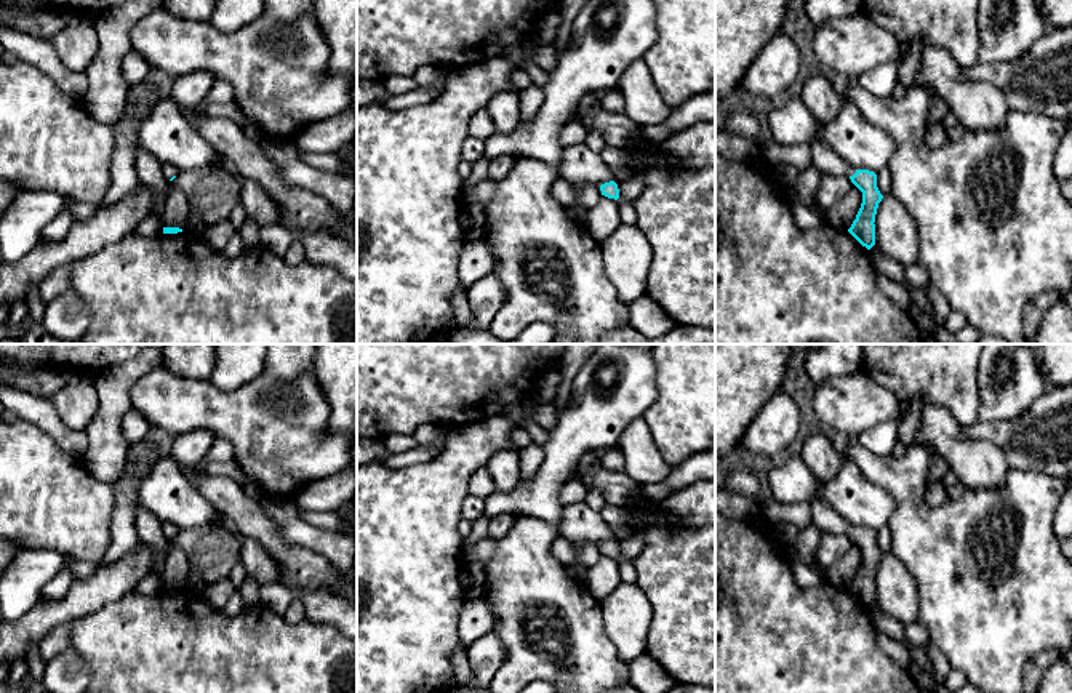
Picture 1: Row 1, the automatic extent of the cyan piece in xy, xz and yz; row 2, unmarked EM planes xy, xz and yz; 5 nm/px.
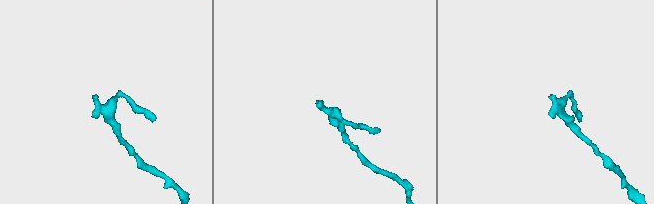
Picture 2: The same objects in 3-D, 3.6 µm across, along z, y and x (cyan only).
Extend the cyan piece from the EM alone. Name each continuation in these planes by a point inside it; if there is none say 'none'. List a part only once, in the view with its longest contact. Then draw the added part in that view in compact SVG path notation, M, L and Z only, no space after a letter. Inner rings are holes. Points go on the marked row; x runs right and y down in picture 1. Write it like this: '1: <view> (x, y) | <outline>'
1: yz (828, 162) | M816 131L810 142L811 158L816 168L822 174L834 176L853 176L856 168L846 165L821 138L821 133Z

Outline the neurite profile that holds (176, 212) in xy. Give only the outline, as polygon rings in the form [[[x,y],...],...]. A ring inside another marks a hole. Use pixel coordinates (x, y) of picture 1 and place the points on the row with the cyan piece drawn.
[[[171,190],[166,195],[165,208],[160,216],[163,227],[186,229],[192,210],[182,190]]]

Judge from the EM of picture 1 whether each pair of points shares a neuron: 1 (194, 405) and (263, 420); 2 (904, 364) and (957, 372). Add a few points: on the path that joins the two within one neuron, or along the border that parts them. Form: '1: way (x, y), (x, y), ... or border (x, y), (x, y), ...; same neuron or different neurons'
1: way (212, 408), (228, 415), (245, 416); same neuron
2: way (917, 364), (940, 364), (944, 368); same neuron

